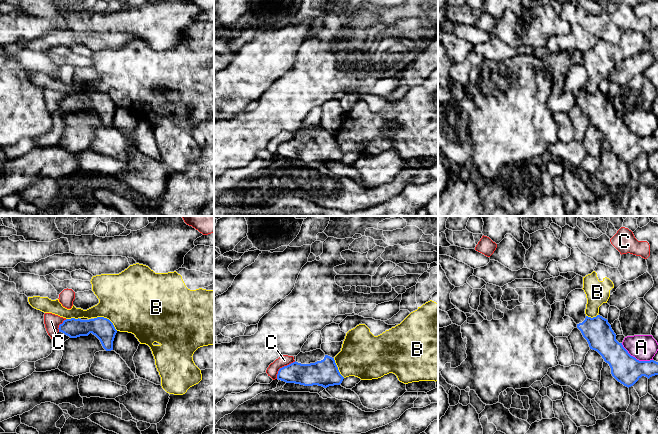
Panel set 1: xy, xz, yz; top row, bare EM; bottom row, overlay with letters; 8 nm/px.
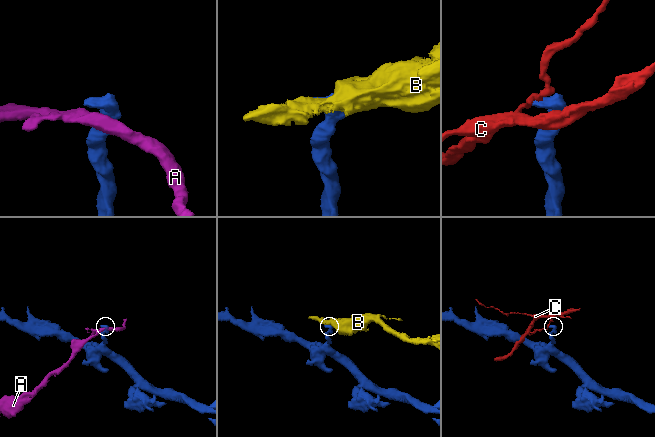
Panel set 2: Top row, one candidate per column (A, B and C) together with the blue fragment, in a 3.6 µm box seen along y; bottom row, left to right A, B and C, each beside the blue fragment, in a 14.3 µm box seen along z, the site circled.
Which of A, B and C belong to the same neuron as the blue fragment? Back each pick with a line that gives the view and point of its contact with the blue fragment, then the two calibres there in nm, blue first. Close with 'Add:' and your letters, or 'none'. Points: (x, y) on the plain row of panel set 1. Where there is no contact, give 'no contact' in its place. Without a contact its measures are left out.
Add: none

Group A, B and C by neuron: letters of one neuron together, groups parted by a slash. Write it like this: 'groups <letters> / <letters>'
groups A / B / C

